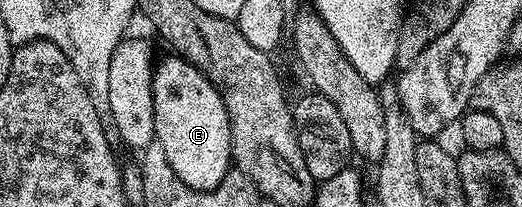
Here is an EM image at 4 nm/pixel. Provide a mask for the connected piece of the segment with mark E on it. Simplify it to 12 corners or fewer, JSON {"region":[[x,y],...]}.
{"region":[[183,57],[153,70],[155,140],[187,187],[231,172],[219,91]]}

